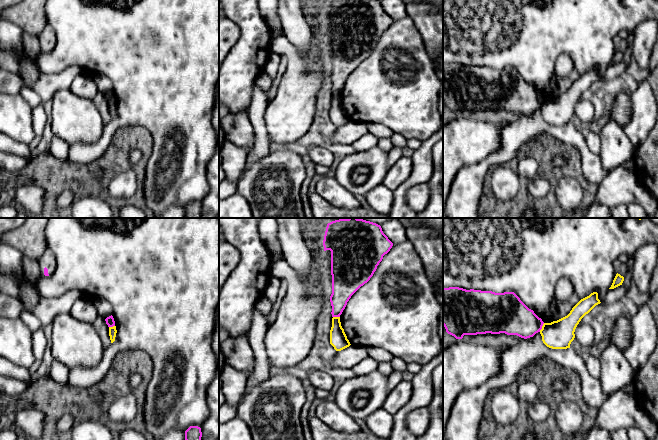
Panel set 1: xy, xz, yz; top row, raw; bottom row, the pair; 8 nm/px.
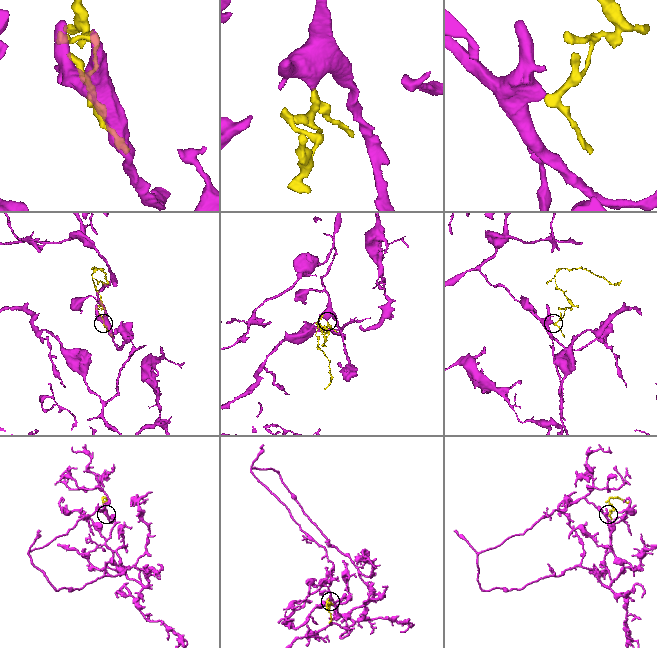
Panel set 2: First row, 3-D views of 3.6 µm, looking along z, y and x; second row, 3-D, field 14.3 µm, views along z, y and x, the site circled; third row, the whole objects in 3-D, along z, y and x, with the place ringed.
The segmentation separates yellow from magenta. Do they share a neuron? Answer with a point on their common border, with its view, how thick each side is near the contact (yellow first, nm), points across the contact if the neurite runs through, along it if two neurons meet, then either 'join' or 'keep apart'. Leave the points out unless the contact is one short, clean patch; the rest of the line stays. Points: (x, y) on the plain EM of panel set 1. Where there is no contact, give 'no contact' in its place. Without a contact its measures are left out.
yz (542, 103) | 220/280 nm | along yz (544, 99), (539, 107) | keep apart

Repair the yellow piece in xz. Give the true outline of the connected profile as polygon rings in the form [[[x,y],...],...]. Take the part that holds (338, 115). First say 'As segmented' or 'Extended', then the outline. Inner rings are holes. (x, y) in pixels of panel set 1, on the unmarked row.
As segmented. [[[340,93],[332,94],[332,103],[330,106],[330,120],[336,127],[341,127],[351,120],[347,115],[344,105],[341,102]]]

